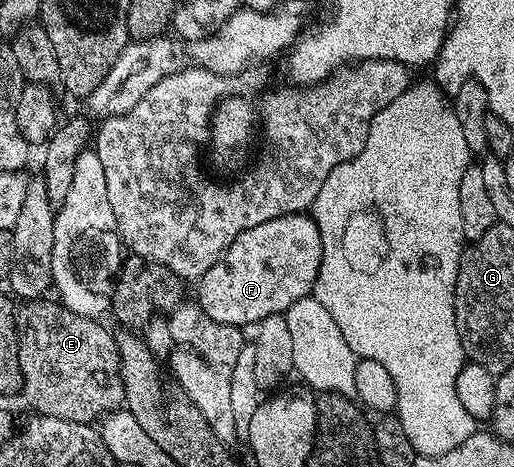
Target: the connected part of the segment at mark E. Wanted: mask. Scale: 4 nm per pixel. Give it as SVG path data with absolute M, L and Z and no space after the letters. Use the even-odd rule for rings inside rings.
M42 298L39 300L24 301L17 308L17 333L19 334L19 366L23 370L23 386L21 392L27 403L33 407L34 413L51 418L63 418L67 422L79 422L80 424L93 424L109 415L110 412L118 411L125 402L125 387L121 377L121 363L119 362L119 350L117 349L117 337L111 331L101 325L96 319L89 316L80 316L71 310L67 310L65 305L56 299Z

